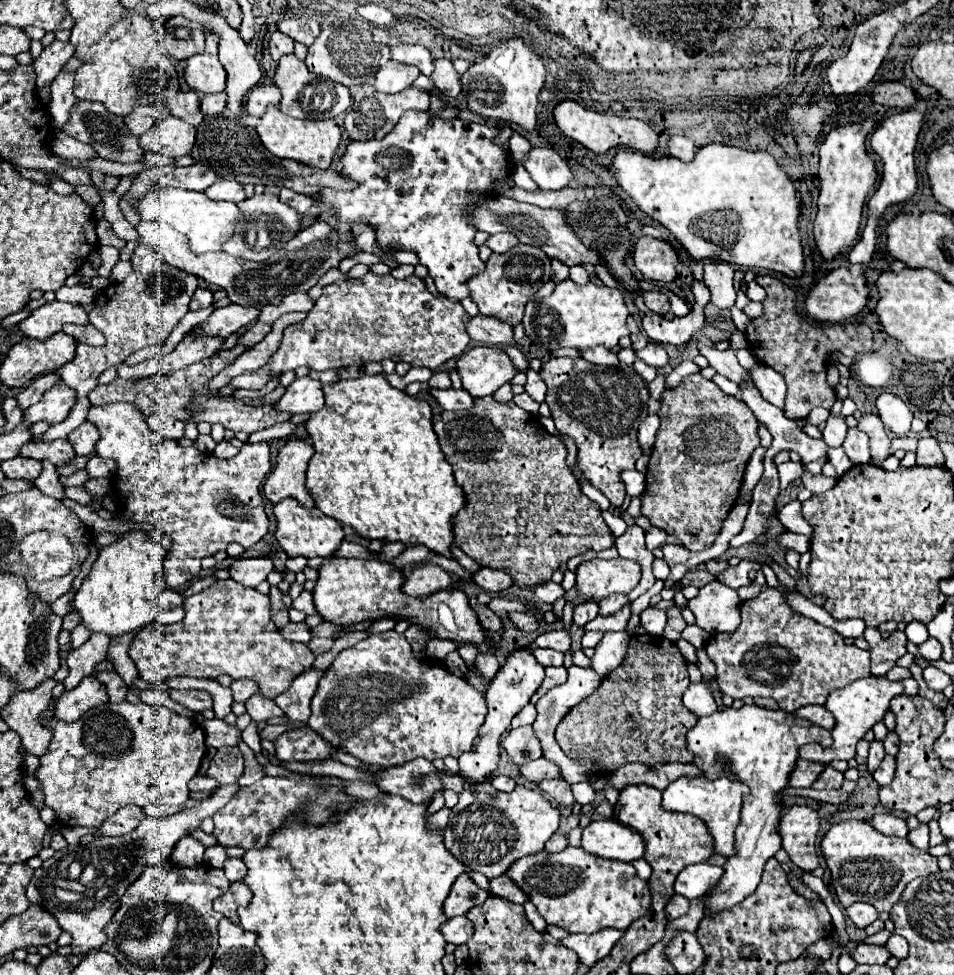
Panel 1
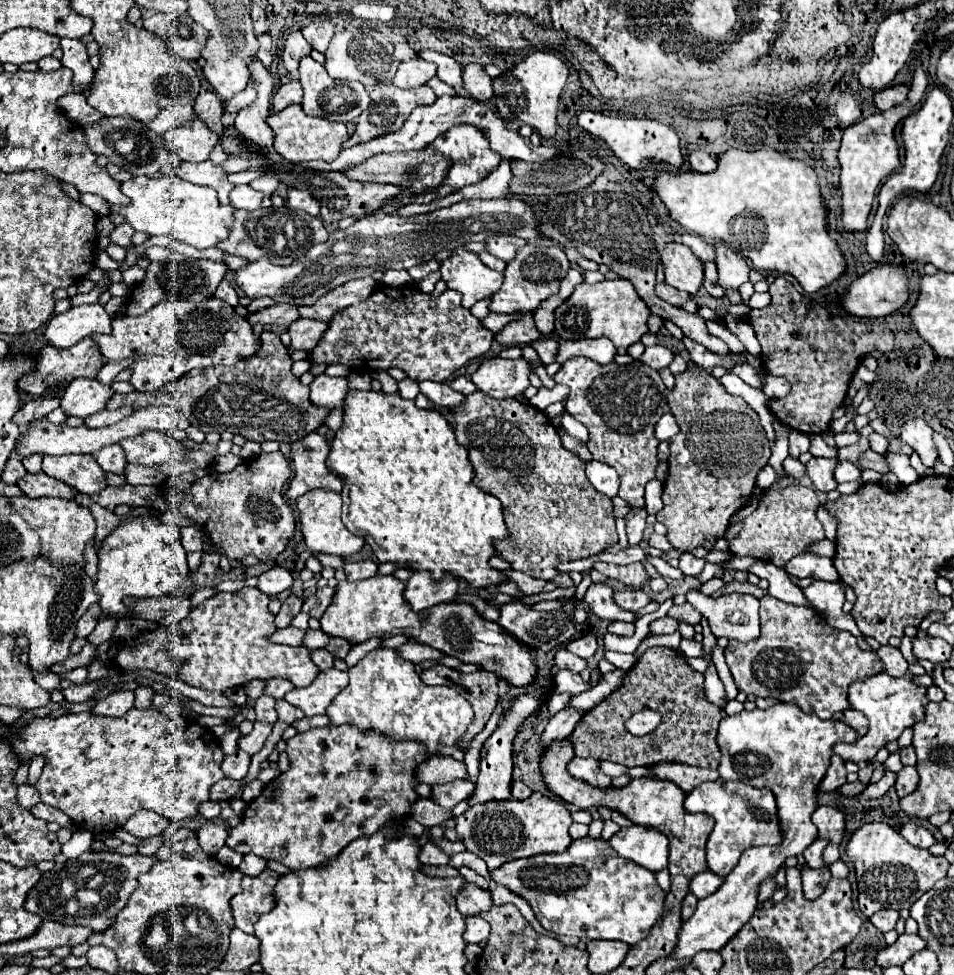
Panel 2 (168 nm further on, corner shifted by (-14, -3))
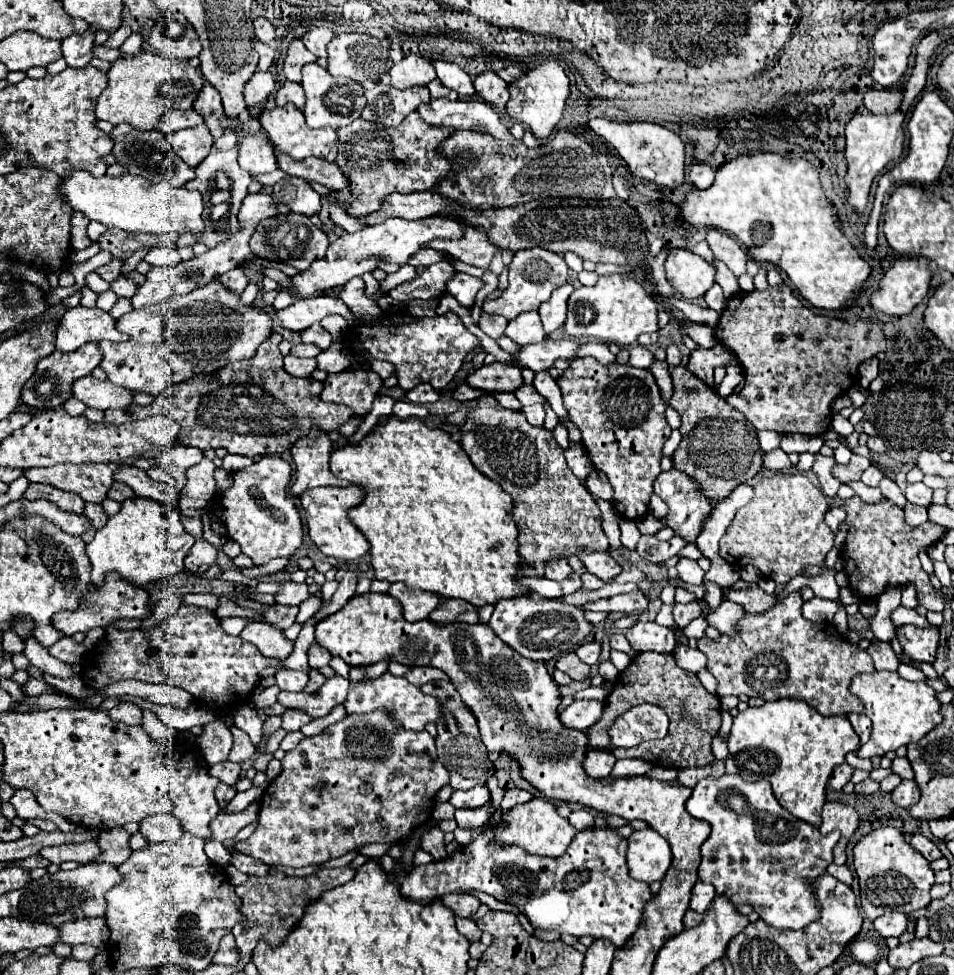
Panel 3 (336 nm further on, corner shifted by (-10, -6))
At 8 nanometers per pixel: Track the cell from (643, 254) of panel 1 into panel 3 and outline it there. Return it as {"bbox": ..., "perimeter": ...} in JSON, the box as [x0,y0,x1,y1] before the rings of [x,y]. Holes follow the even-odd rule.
{"bbox":[666,249,714,299],"perimeter":[[[670,249],[666,273],[670,285],[688,299],[702,297],[714,285],[714,267],[688,249]]]}

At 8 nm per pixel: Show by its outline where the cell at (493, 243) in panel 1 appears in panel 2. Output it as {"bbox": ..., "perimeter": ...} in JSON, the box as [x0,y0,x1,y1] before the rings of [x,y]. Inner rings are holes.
{"bbox":[486,236,526,260],"perimeter":[[[494,236],[486,242],[488,246],[488,252],[494,254],[496,258],[502,258],[502,260],[512,260],[516,256],[516,250],[520,246],[524,246],[526,242],[522,238],[516,238],[516,236]]]}

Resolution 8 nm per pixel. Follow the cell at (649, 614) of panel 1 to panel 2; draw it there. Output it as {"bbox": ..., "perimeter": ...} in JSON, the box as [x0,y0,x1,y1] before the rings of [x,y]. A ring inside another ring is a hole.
{"bbox":[650,616,678,634],"perimeter":[[[666,616],[650,624],[650,634],[672,634],[678,630],[678,620]]]}

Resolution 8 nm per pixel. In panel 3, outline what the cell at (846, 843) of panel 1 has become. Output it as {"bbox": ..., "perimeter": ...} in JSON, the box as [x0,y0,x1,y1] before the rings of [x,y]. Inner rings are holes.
{"bbox":[854,827,934,921],"perimeter":[[[880,827],[864,835],[854,847],[854,867],[860,879],[860,901],[870,921],[886,911],[912,913],[930,903],[934,871],[930,863],[908,845],[904,835],[894,827]]]}

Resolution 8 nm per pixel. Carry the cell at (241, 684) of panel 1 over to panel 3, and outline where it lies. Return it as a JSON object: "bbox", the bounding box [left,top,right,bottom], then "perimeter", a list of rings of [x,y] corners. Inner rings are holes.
{"bbox":[276,669,310,691],"perimeter":[[[282,669],[276,675],[276,683],[284,691],[302,691],[306,687],[306,683],[308,683],[308,675],[310,675],[310,669],[306,669],[306,671]]]}

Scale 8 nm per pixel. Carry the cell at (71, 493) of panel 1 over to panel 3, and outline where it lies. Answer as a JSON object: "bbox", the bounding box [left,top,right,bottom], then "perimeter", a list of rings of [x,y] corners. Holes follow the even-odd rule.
{"bbox":[84,503,108,529],"perimeter":[[[88,503],[88,505],[86,505],[86,509],[84,509],[84,515],[90,519],[92,529],[102,529],[102,527],[106,525],[106,521],[108,521],[108,517],[106,517],[106,513],[104,513],[102,505]]]}

